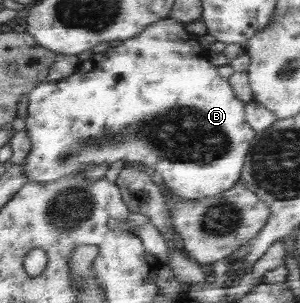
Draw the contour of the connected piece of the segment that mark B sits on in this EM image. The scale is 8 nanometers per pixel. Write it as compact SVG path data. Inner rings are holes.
M170 18L162 19L148 26L143 31L143 34L126 40L126 43L112 45L111 48L102 53L90 54L92 55L92 57L88 57L90 61L86 61L85 57L75 72L66 79L57 82L48 83L44 81L39 83L36 89L29 94L29 116L23 125L33 142L32 154L28 156L28 162L25 163L29 181L52 183L62 177L67 177L67 175L84 173L85 167L89 167L89 165L111 164L121 159L124 162L136 161L136 163L146 165L152 171L157 171L163 177L164 188L167 192L182 199L197 201L197 199L209 197L212 194L224 193L224 191L228 191L231 187L237 185L236 181L239 182L242 178L245 157L250 151L251 142L254 141L256 131L246 120L246 104L236 97L227 78L222 79L218 75L216 67L206 57L202 57L202 49L200 47L194 49L194 45L192 45L192 41L188 41L188 37L190 35L184 31L184 25L182 25L181 21Z

